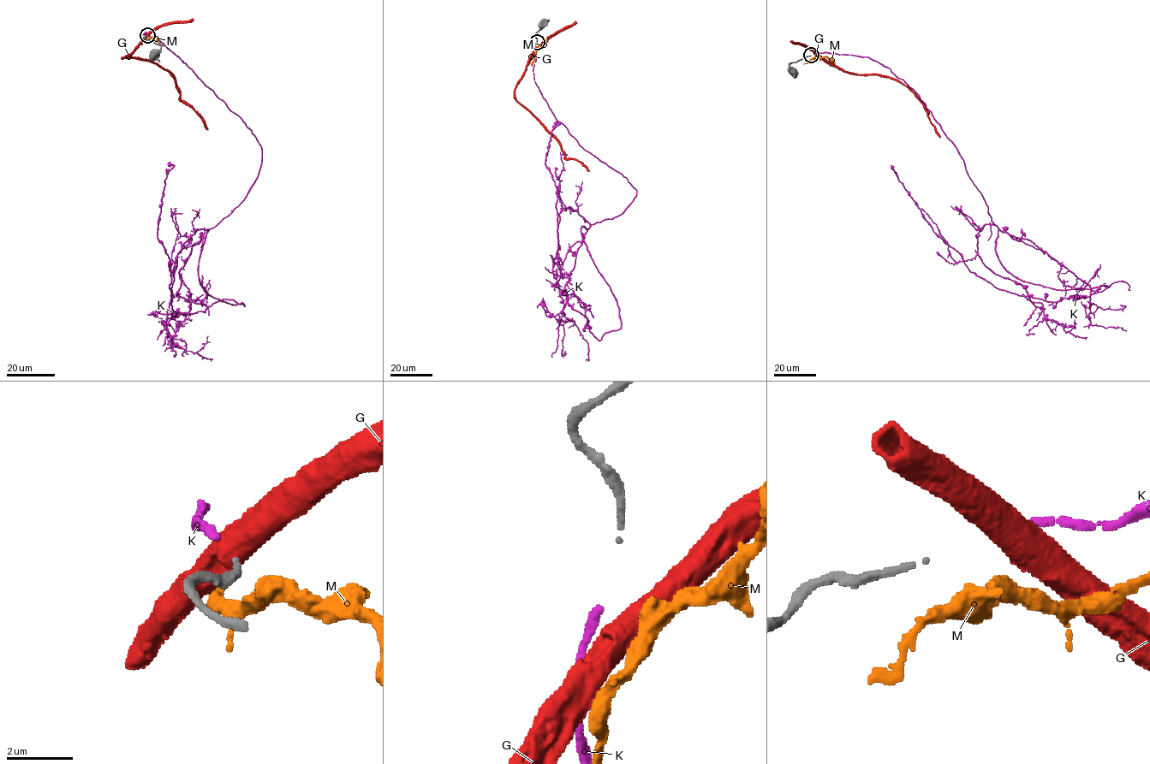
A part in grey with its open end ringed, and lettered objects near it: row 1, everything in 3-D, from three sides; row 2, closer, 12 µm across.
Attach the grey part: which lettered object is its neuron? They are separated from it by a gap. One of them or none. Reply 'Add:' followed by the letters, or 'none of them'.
Add: K

